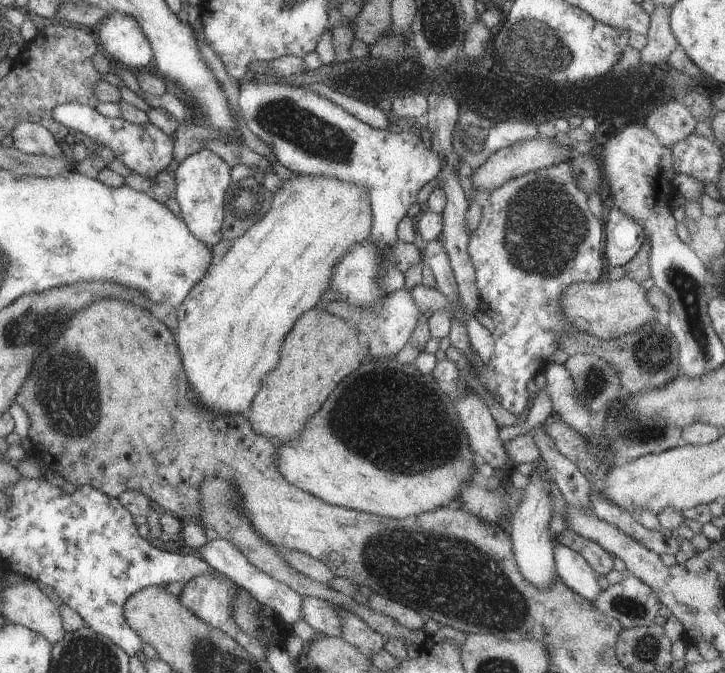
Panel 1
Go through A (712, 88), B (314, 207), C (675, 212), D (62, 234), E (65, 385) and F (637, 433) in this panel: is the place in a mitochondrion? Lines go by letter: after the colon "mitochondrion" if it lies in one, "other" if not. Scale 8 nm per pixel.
A: other
B: other
C: other
D: other
E: mitochondrion
F: mitochondrion

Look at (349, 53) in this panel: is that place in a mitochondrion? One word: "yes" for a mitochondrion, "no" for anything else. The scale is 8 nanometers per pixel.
no

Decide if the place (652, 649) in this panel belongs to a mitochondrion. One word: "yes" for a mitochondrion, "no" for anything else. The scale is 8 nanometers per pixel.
no

